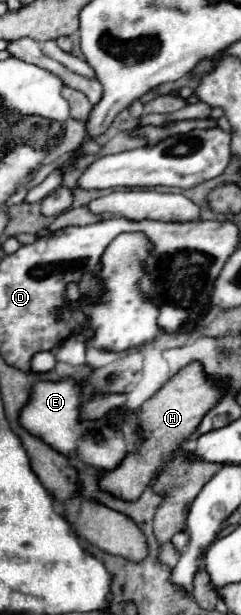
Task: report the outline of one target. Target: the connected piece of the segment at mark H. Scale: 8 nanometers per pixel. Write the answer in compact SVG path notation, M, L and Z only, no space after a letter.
M198 362L184 366L144 404L140 412L140 430L142 434L152 432L152 436L142 438L142 446L138 452L130 452L128 458L124 458L124 462L116 470L106 472L100 478L100 486L124 500L136 500L148 486L150 478L156 476L156 472L160 470L164 458L176 448L180 448L180 444L196 430L200 418L218 402L218 396L218 390L204 378L202 366Z

